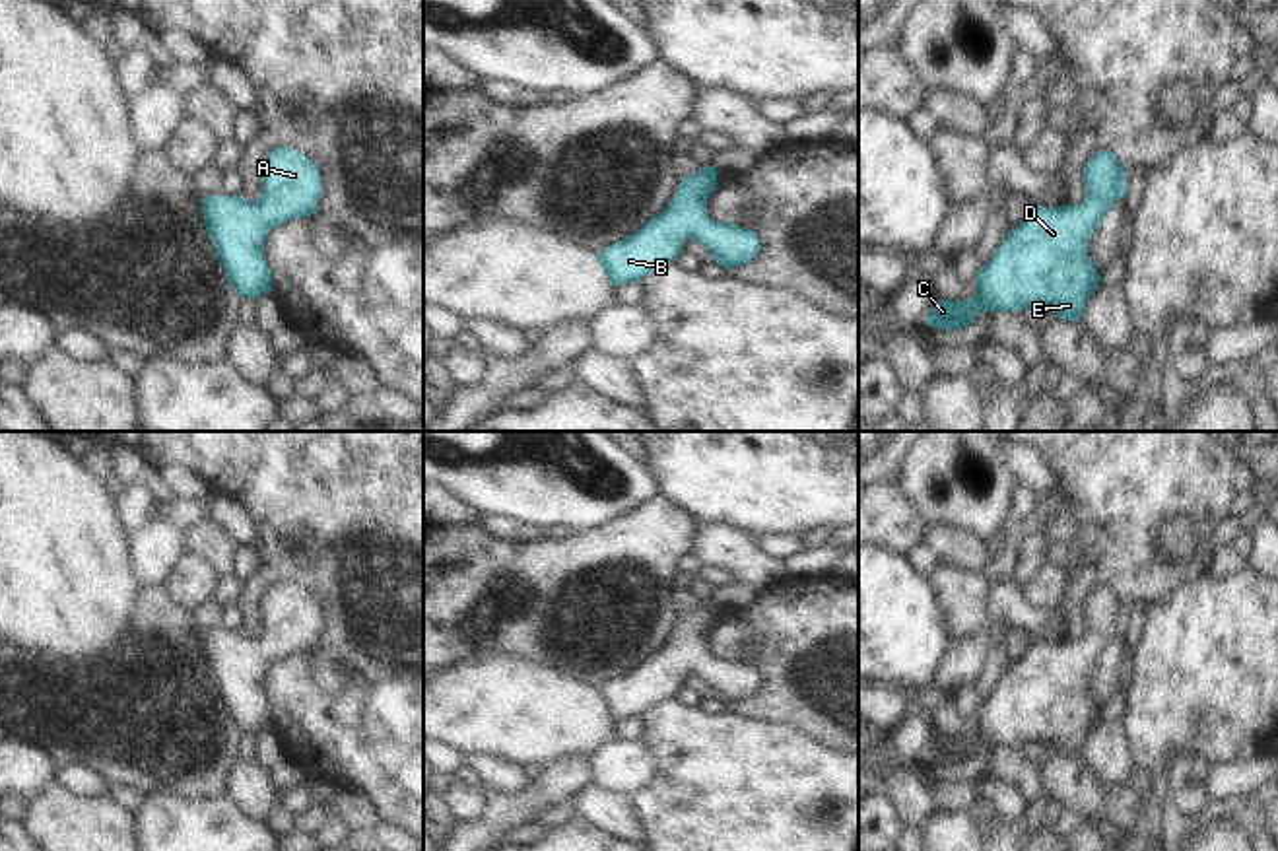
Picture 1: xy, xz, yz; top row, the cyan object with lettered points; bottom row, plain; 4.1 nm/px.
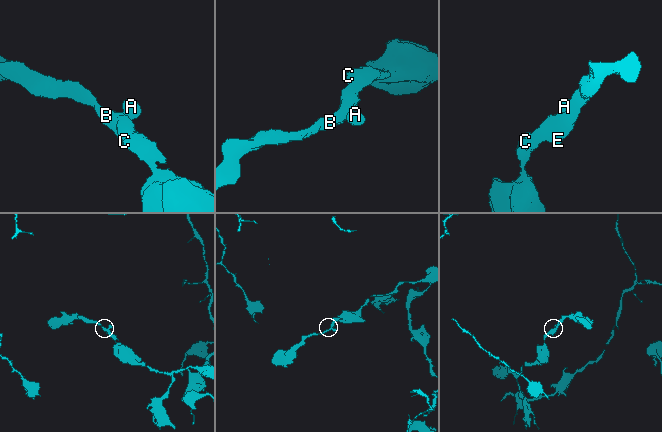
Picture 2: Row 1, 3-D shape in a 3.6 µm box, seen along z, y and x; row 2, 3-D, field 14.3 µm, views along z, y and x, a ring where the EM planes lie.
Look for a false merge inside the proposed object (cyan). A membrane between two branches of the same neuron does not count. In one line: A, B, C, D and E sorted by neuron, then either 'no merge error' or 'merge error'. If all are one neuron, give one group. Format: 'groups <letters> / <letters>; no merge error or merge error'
groups A B C D E; no merge error

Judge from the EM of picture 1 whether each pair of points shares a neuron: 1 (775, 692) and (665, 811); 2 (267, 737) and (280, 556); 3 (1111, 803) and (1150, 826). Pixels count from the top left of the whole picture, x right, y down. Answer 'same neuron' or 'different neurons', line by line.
1: different neurons
2: different neurons
3: different neurons

